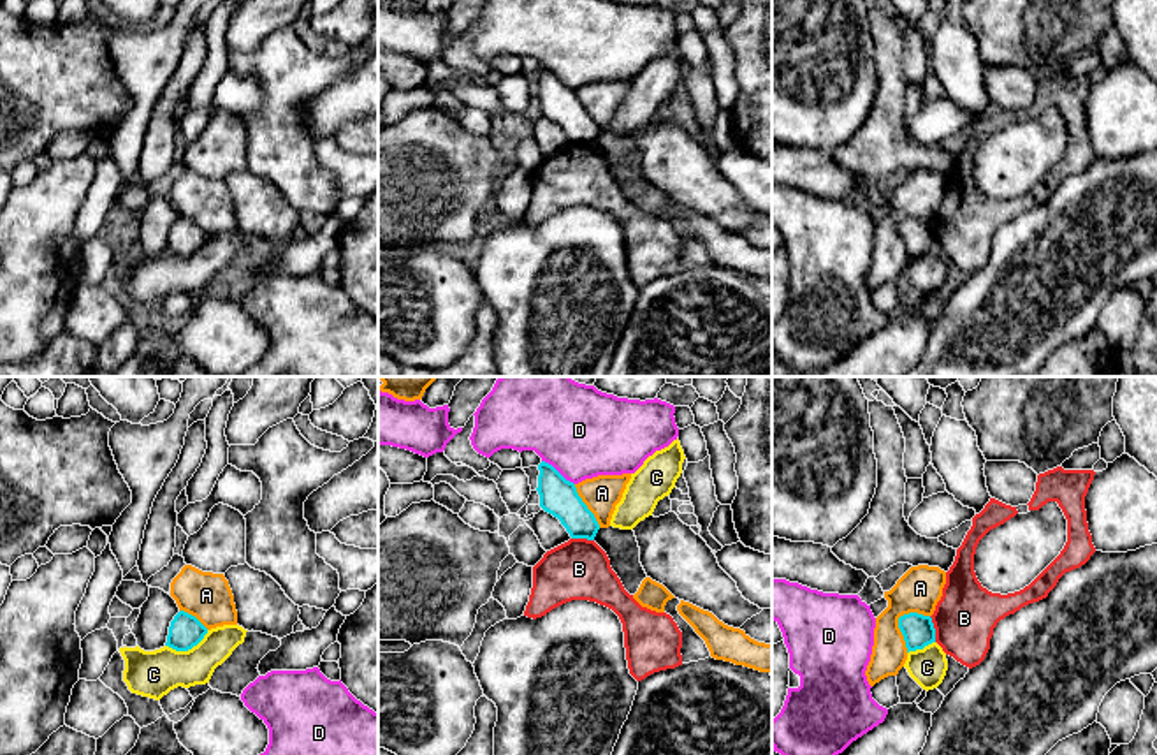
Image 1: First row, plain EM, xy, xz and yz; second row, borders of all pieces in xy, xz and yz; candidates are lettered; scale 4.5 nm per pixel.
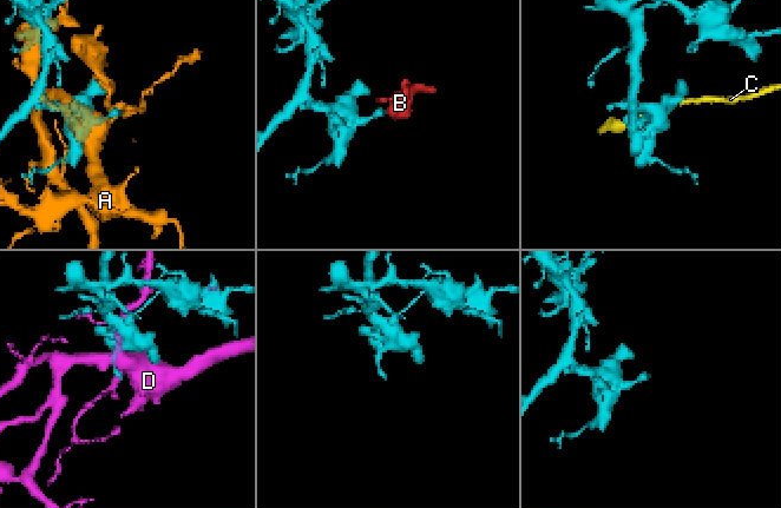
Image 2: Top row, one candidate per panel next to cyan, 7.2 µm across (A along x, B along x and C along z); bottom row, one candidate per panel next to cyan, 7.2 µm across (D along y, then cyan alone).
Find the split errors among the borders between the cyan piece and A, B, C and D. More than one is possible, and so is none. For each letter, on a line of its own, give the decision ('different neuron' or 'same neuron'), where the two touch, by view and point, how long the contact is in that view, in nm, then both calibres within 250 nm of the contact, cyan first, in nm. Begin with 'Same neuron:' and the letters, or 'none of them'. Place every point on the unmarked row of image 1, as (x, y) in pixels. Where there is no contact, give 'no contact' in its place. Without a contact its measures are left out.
Same neuron: none of them
A: different neuron; contact yz (899, 226); length 200 nm; calibres 150 and 200 nm
B: different neuron; contact yz (934, 234); length 120 nm; calibres 150 and 280 nm
C: different neuron; contact xy (187, 256); length 220 nm; calibres 150 and 220 nm
D: different neuron; contact xz (556, 76); length 190 nm; calibres 170 and 380 nm

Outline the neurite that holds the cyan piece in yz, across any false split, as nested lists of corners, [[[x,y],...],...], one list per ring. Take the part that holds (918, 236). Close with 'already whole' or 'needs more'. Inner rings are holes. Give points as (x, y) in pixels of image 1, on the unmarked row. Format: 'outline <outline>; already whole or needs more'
outline [[[918,218],[904,220],[899,224],[899,234],[904,241],[907,259],[935,248],[935,234],[930,222]]]; already whole

